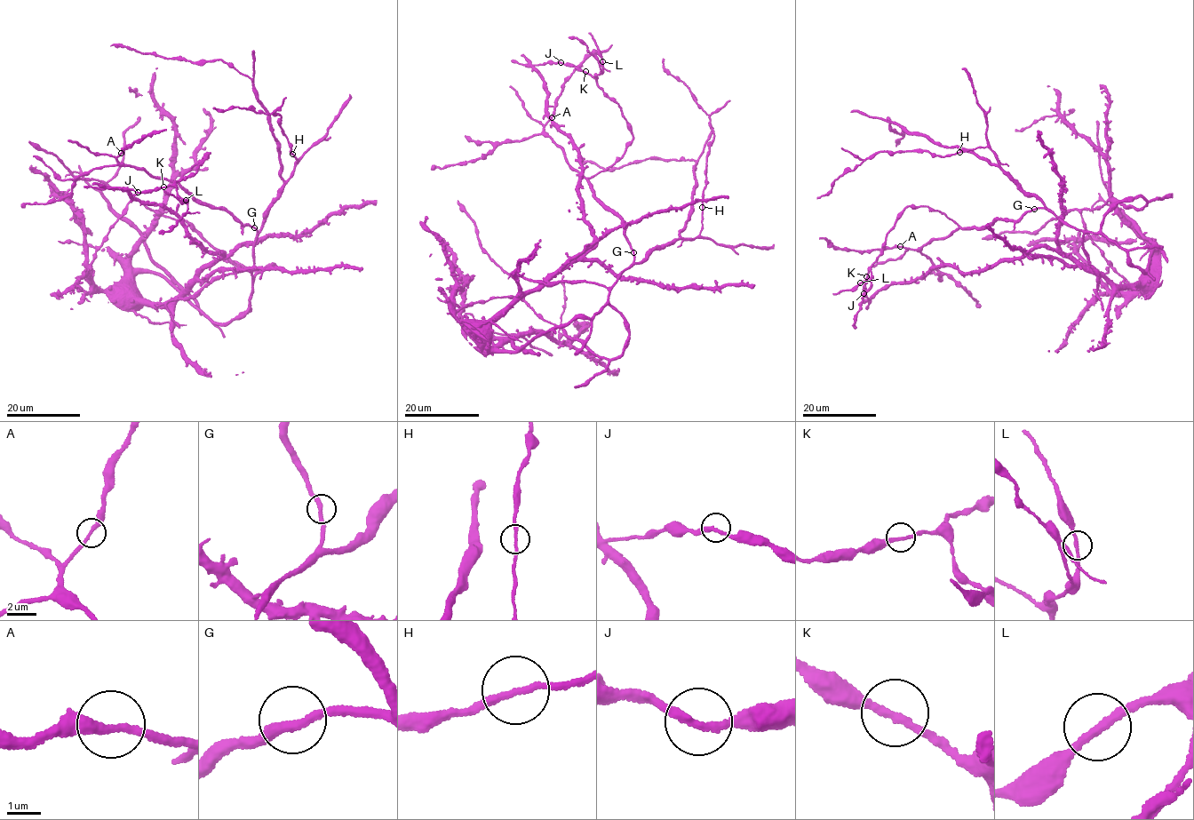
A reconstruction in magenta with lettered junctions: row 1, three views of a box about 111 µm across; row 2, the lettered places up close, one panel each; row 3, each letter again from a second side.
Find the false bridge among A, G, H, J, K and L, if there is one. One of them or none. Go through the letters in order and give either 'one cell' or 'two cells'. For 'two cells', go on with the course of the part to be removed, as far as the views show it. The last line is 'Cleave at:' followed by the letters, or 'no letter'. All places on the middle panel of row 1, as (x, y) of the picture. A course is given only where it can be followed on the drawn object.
A: one cell
G: one cell
H: one cell
J: one cell
K: one cell
L: one cell
Cleave at: no letter

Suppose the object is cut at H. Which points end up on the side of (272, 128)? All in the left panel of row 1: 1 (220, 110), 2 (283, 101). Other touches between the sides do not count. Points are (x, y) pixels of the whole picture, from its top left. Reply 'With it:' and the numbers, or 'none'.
With it: none

